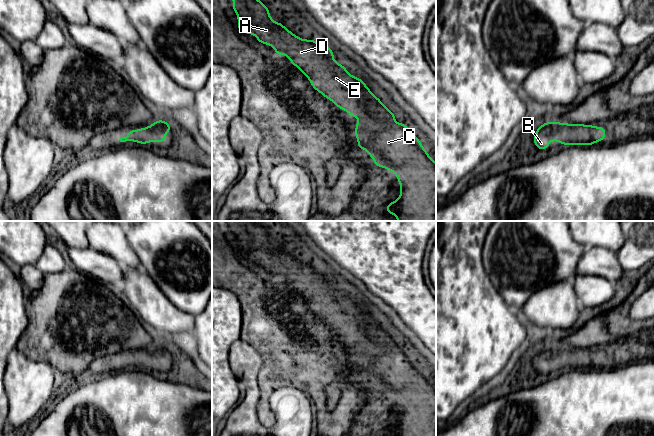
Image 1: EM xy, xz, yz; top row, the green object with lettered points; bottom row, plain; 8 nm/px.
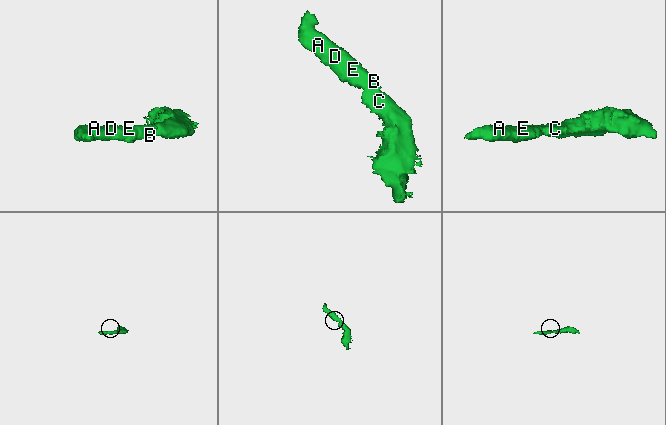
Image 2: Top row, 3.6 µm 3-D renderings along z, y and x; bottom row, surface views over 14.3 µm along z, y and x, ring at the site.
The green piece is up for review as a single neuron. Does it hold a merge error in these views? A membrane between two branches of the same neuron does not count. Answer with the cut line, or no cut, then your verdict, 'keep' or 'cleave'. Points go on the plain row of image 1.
no cut; keep

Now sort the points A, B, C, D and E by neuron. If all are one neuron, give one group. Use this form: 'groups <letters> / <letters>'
groups A B C D E

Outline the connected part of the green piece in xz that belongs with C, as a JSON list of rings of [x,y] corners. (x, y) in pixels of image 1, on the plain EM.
[[[231,221],[235,226],[233,227],[233,234],[236,236],[238,240],[239,248],[237,249],[238,253],[241,256],[245,256],[248,258],[254,258],[258,265],[263,268],[272,269],[274,271],[275,276],[277,279],[287,279],[289,284],[292,286],[293,289],[298,291],[310,304],[311,309],[317,315],[319,315],[324,321],[333,325],[335,329],[337,329],[340,333],[343,333],[351,338],[351,340],[360,342],[361,344],[356,347],[356,354],[355,360],[358,363],[358,373],[365,373],[369,376],[369,380],[375,383],[374,389],[381,390],[383,392],[389,393],[390,395],[394,396],[397,400],[398,406],[402,409],[399,414],[402,418],[399,420],[396,426],[389,426],[387,429],[388,432],[385,433],[385,436],[436,436],[436,387],[430,382],[426,374],[422,371],[418,362],[411,356],[411,354],[406,351],[403,347],[395,347],[393,344],[395,342],[396,337],[388,336],[388,332],[383,329],[378,321],[375,321],[372,316],[368,313],[367,309],[365,309],[360,302],[356,302],[350,299],[348,295],[345,294],[344,289],[340,289],[333,284],[334,276],[324,267],[322,271],[317,270],[317,264],[303,264],[294,258],[292,258],[288,253],[286,253],[279,245],[277,248],[274,248],[274,244],[270,242],[270,238],[268,236],[268,231],[262,228],[258,223],[255,221]]]

